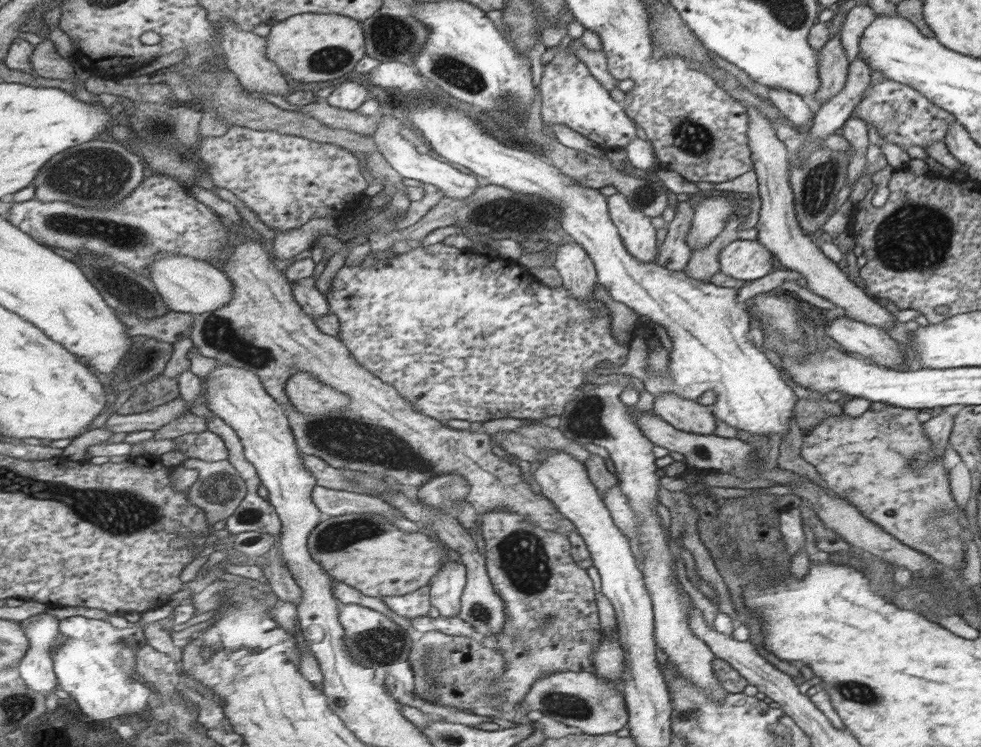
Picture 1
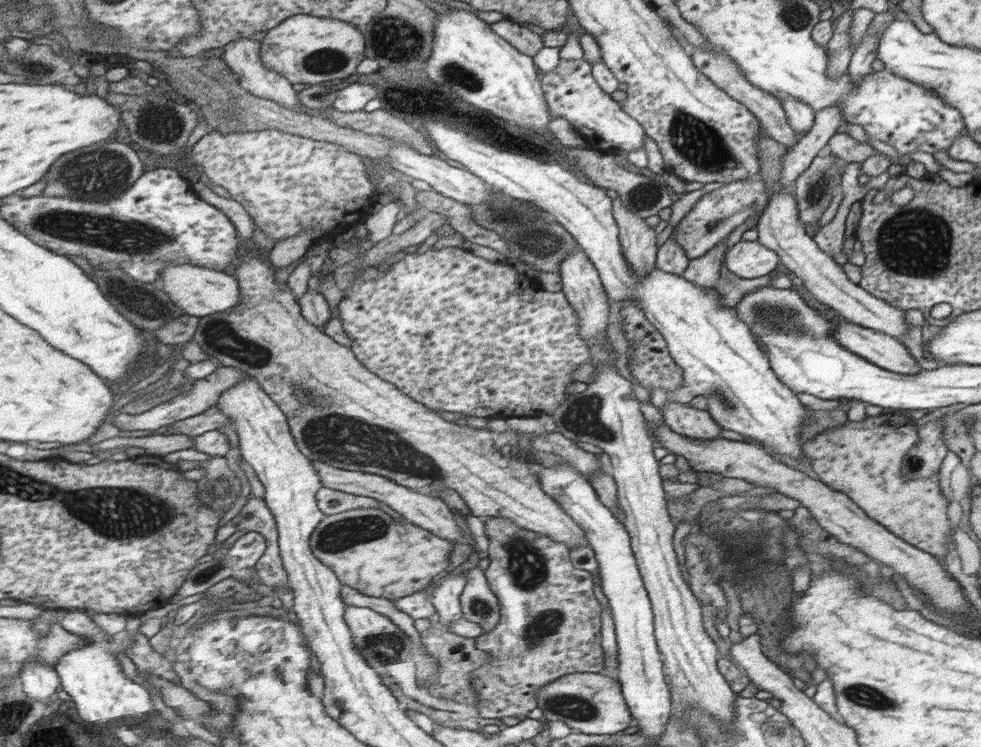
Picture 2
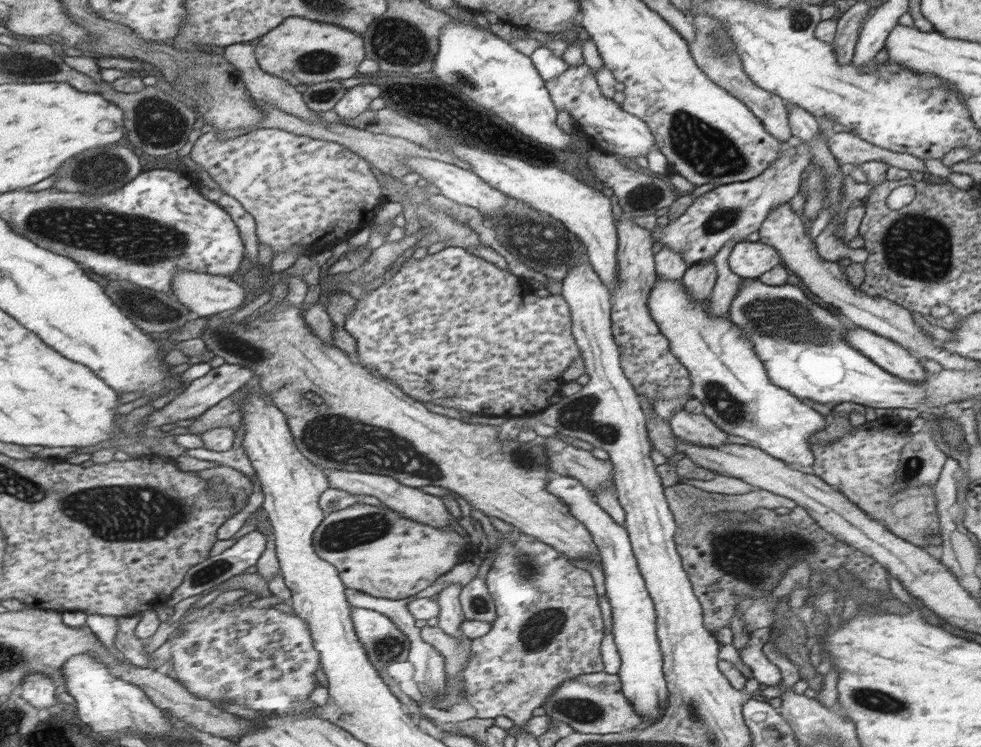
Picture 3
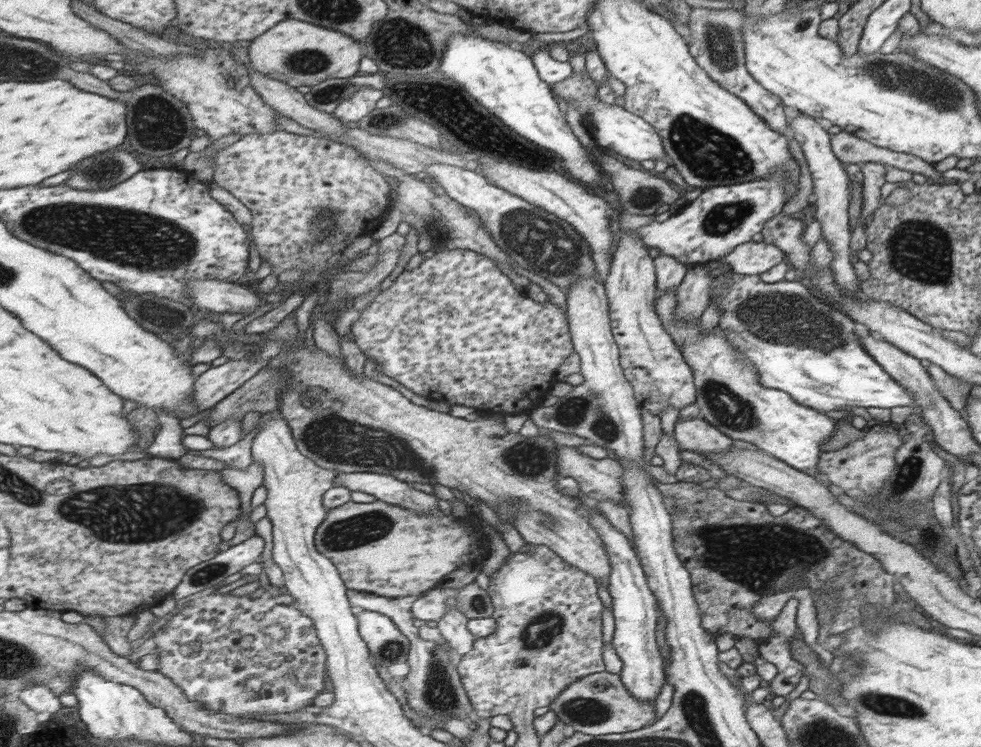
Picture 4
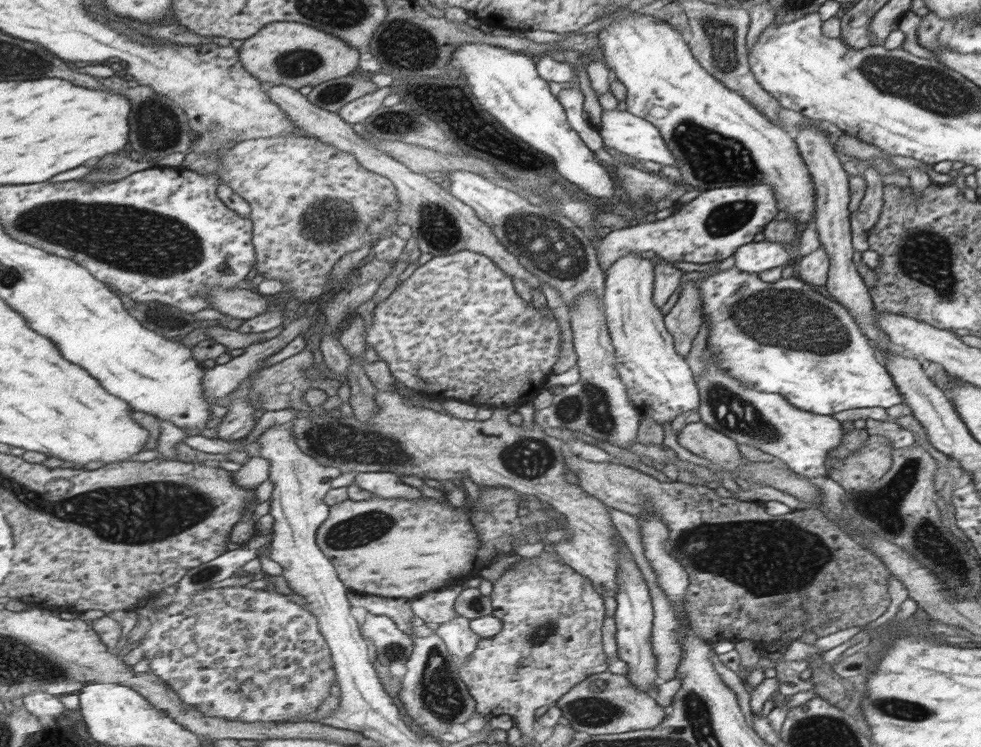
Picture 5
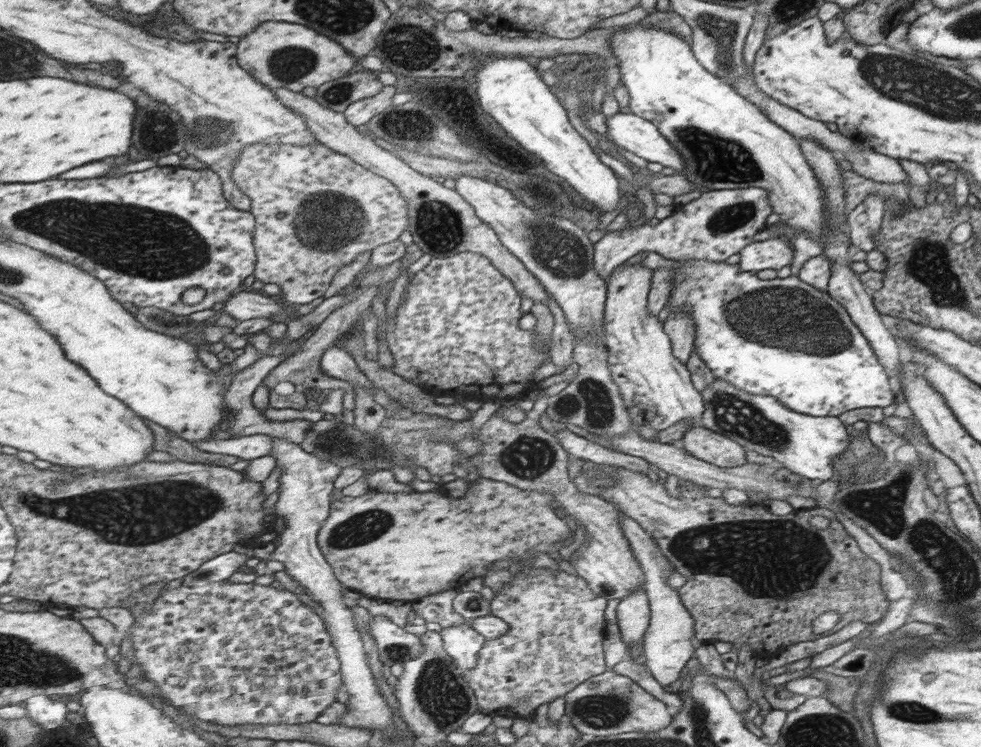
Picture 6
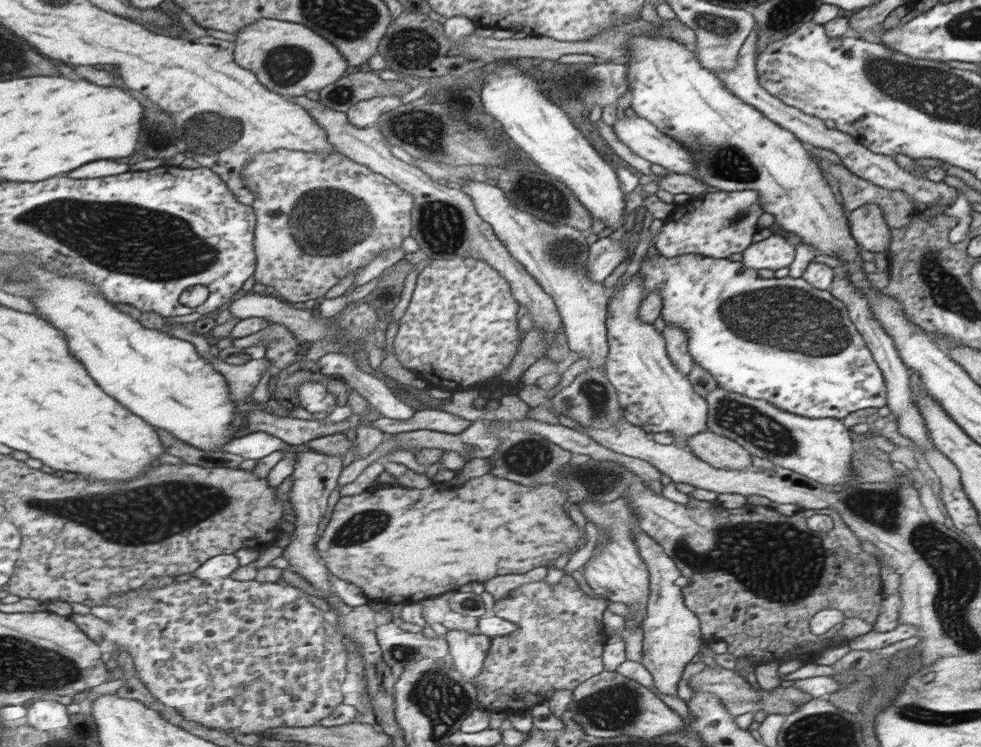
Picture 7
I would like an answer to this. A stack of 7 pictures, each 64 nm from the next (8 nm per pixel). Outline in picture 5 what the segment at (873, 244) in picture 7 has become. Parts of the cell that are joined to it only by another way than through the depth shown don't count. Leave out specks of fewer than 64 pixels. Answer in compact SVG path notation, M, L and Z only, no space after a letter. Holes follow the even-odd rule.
M868 167L861 171L866 181L866 192L860 206L851 213L851 241L856 251L869 249L867 236L869 230L879 221L884 206L882 177L876 167Z

